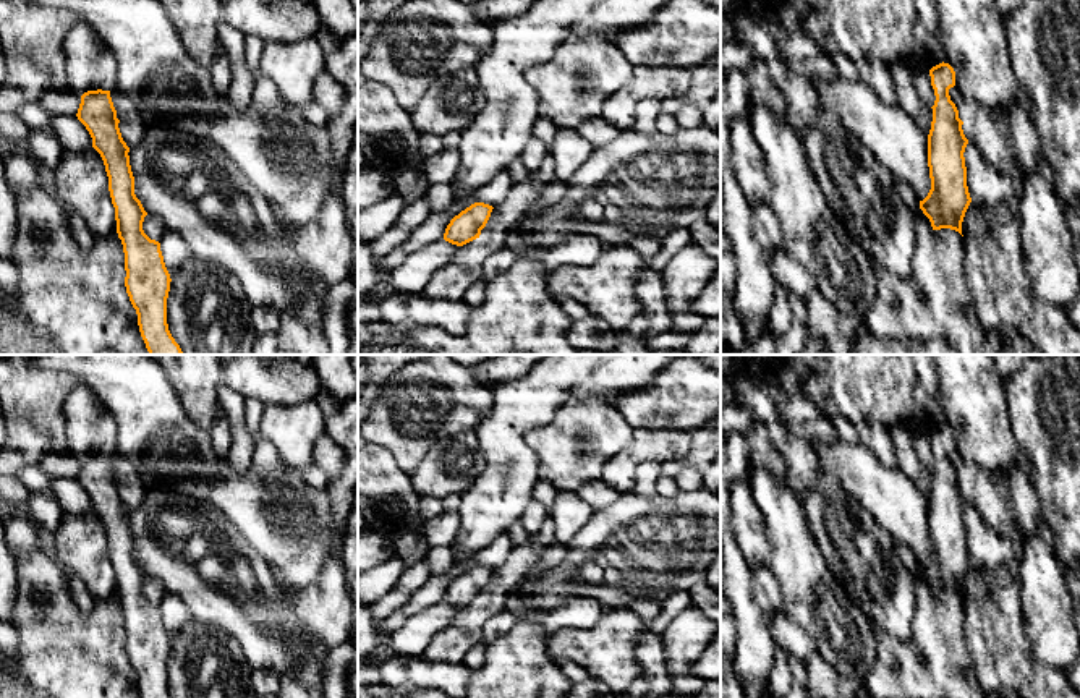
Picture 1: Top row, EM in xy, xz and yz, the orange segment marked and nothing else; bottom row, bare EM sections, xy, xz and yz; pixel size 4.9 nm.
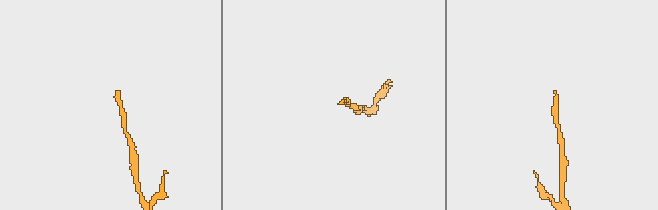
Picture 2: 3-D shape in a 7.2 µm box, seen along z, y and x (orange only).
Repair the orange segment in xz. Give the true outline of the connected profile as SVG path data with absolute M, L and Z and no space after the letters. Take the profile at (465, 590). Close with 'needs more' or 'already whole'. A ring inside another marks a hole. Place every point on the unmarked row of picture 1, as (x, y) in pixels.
M474 565L458 578L455 578L445 591L444 602L463 609L479 601L481 593L486 589L492 568L484 565Z; already whole

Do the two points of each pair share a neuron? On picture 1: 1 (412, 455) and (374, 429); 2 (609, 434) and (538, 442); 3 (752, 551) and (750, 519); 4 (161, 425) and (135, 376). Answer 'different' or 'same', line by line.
1: same
2: same
3: same
4: same

